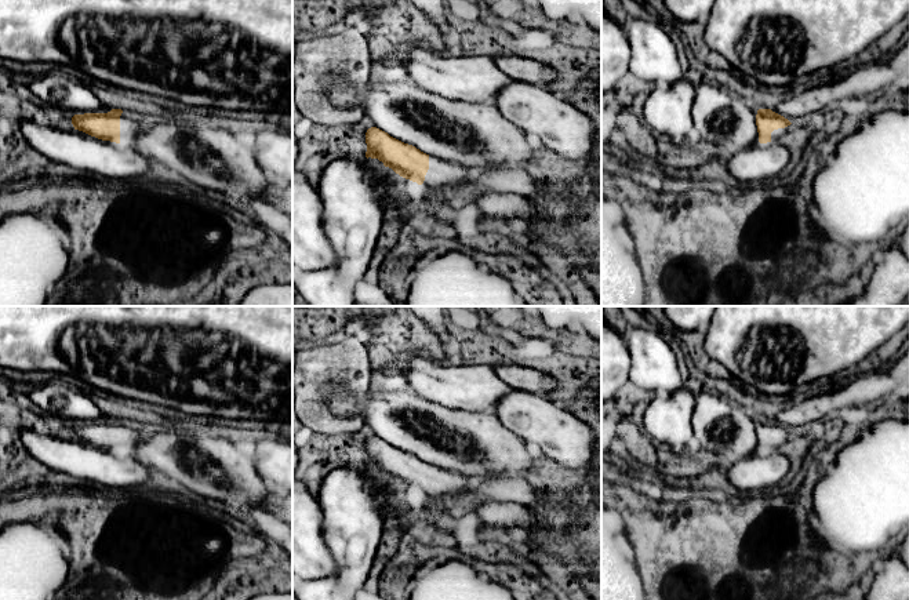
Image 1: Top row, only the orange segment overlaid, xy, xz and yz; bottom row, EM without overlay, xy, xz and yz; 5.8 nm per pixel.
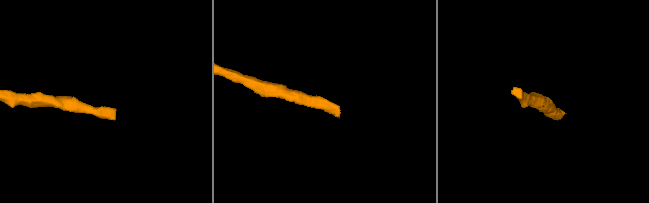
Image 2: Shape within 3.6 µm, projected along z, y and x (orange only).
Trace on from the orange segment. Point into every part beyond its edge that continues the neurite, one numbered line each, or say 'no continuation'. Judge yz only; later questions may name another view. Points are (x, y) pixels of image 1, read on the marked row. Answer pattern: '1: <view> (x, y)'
1: yz (778, 134)

